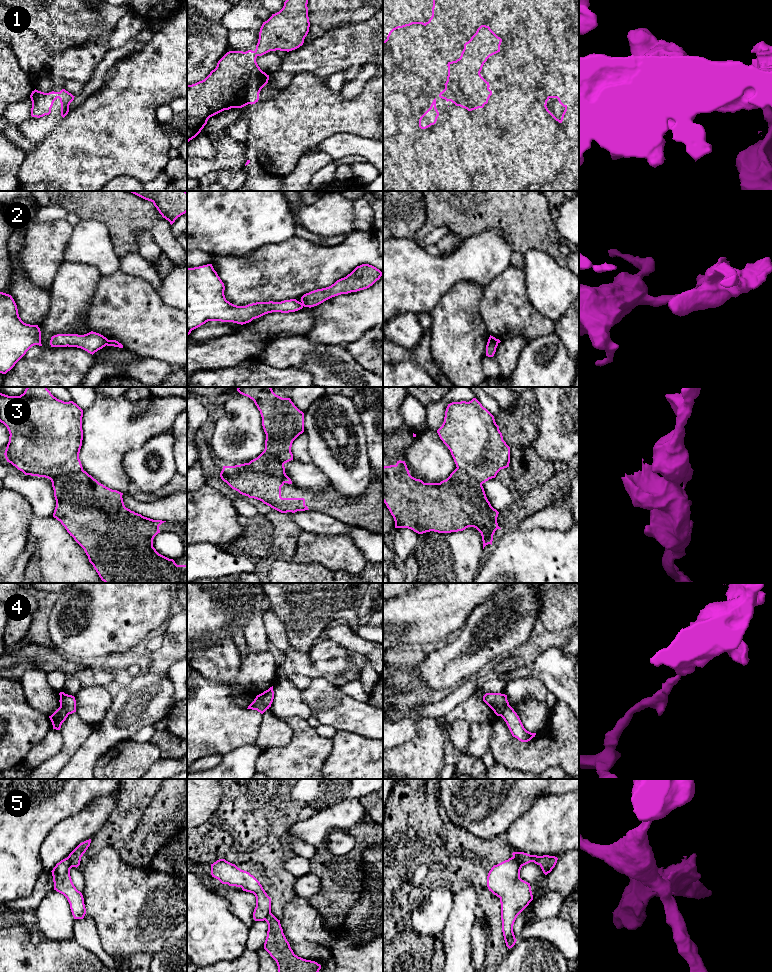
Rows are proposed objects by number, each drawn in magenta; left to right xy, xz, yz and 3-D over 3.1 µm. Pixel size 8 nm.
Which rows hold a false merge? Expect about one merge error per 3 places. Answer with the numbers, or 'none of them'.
2, 3, 4, 5

